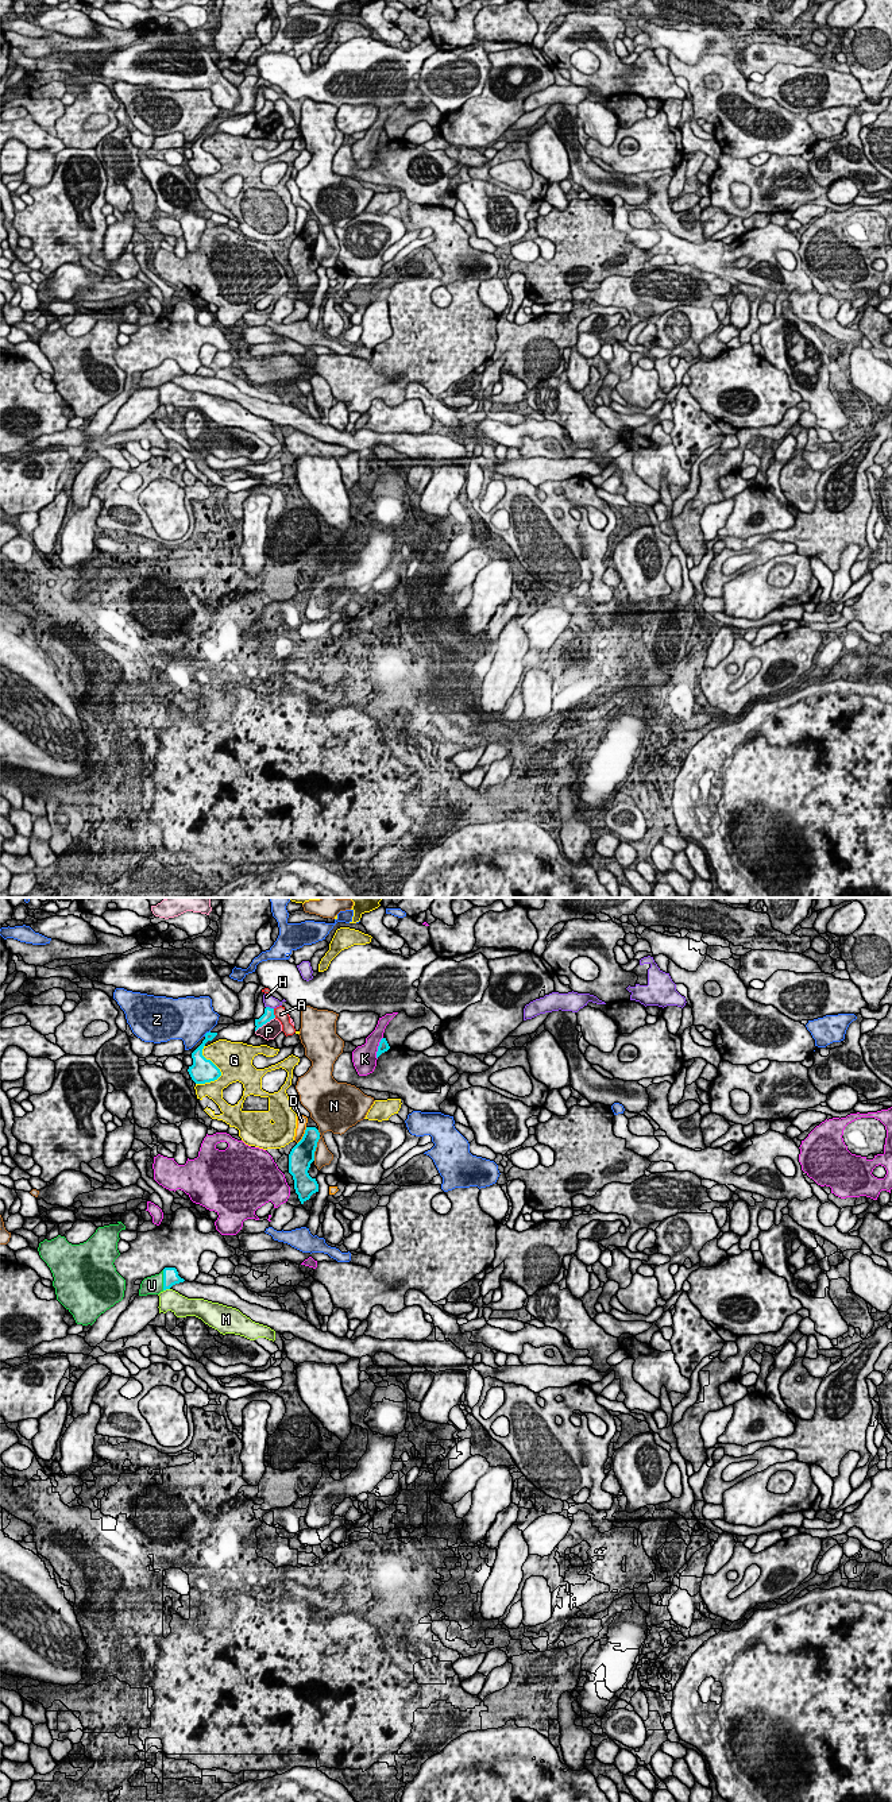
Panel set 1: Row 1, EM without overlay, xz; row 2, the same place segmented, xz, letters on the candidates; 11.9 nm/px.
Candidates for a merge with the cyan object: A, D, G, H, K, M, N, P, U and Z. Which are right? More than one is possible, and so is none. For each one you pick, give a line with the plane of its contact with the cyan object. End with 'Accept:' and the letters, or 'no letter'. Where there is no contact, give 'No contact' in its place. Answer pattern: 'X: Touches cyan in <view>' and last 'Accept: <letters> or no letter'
U: Touches cyan in xz
Accept: U

